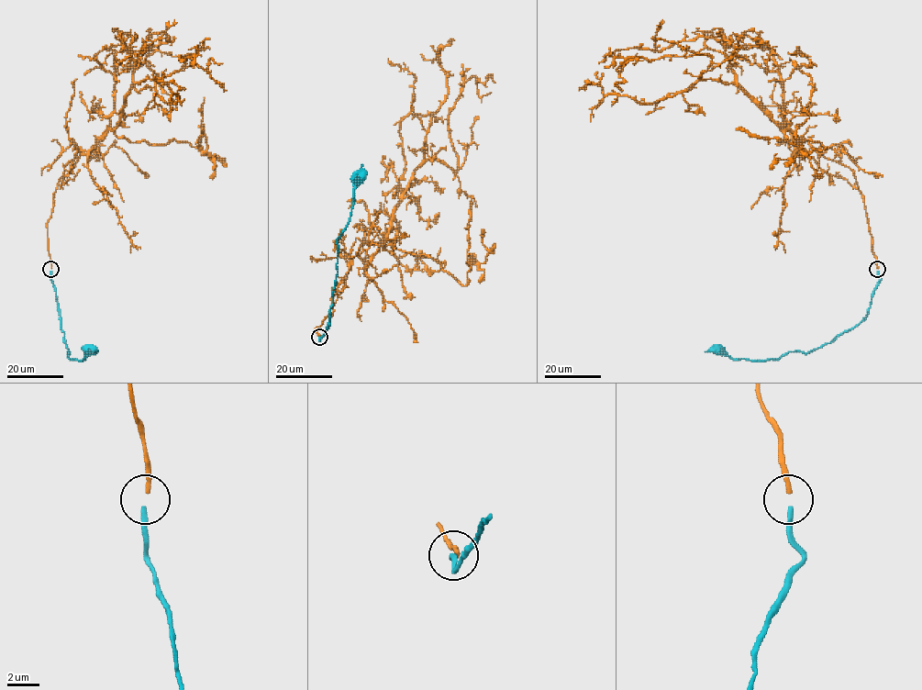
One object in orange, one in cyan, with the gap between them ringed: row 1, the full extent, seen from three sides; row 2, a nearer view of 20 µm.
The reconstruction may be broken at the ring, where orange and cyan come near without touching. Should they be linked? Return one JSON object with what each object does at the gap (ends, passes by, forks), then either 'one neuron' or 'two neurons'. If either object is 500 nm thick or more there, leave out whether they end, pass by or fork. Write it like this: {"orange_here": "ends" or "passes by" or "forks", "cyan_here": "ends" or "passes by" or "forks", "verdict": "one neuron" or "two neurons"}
{"orange_here": "ends", "cyan_here": "ends", "verdict": "two neurons"}

